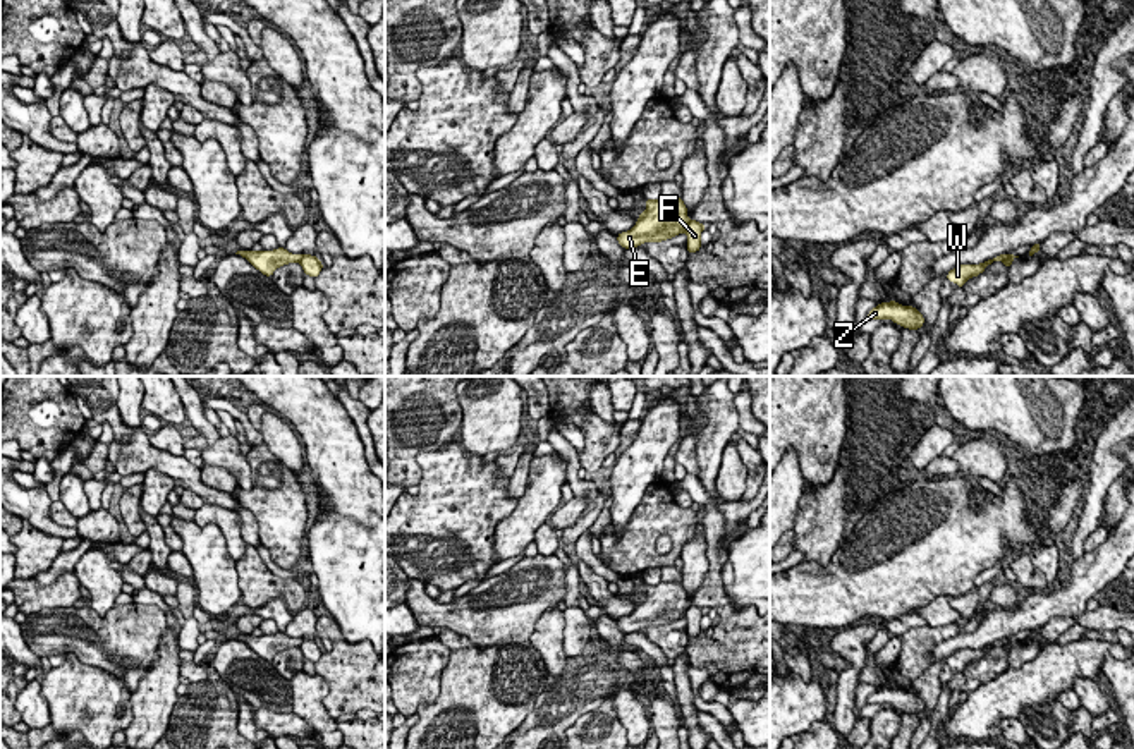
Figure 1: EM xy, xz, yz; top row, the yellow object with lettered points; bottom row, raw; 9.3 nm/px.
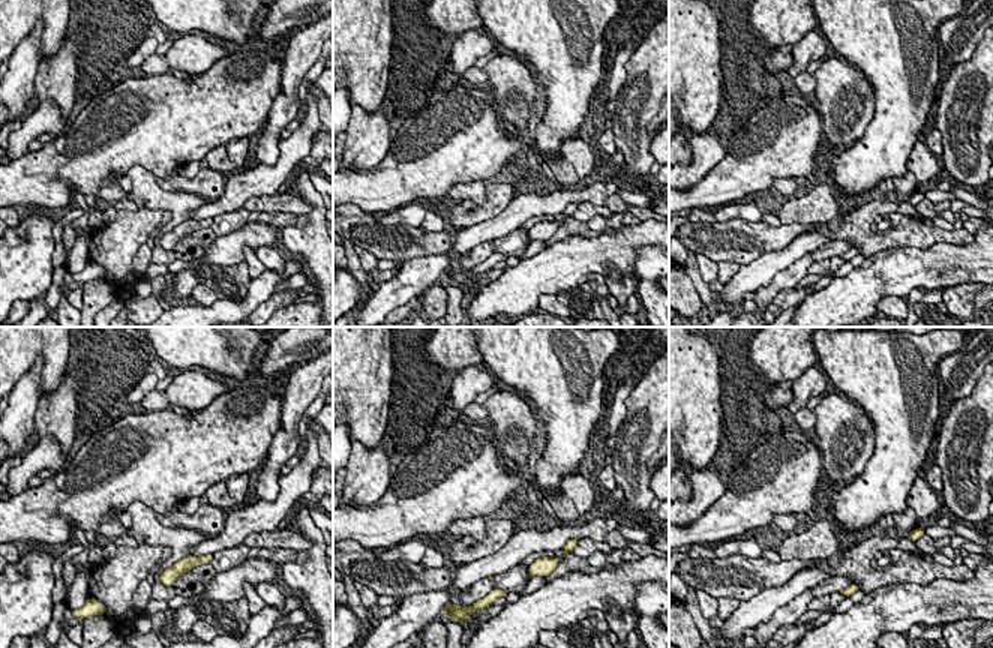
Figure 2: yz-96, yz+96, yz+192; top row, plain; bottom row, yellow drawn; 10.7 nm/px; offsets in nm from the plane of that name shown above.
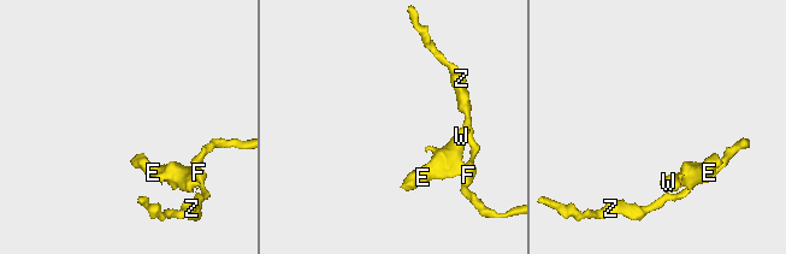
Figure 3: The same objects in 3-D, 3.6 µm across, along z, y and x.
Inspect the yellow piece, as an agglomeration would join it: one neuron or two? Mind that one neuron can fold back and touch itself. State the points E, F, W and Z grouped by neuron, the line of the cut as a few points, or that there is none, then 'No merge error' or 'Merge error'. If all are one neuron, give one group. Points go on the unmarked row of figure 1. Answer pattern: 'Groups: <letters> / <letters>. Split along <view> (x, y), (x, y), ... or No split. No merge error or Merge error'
Groups: E W / F Z. Split along xz (689, 605), (684, 615). Merge error

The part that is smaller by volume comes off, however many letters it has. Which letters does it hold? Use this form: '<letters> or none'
E, W

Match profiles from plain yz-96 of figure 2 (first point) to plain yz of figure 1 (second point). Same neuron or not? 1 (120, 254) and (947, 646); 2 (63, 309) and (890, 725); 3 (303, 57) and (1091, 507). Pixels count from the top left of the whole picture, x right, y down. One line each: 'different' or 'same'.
1: different
2: different
3: same

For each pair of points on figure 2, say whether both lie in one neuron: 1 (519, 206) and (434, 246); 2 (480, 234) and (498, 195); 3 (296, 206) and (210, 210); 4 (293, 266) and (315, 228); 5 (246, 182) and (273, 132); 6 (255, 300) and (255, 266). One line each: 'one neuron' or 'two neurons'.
1: two neurons
2: two neurons
3: two neurons
4: two neurons
5: two neurons
6: two neurons

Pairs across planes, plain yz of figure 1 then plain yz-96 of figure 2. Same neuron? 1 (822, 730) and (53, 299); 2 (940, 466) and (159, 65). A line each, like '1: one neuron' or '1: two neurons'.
1: two neurons
2: one neuron

